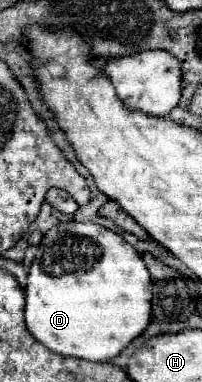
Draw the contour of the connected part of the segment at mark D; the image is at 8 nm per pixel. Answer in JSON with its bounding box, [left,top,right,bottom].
[26,222,152,362]

